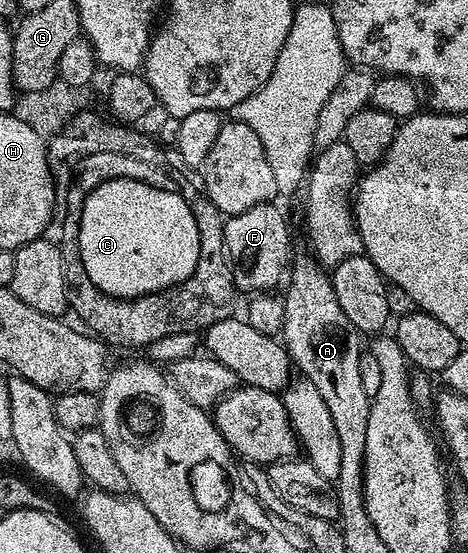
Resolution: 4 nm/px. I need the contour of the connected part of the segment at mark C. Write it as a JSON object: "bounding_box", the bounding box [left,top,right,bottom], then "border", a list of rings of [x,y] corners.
{"bounding_box":[80,178,200,298],"border":[[[116,178],[104,182],[100,186],[93,188],[87,194],[87,200],[84,202],[83,217],[80,218],[80,258],[84,262],[84,270],[87,271],[88,277],[100,288],[106,295],[114,297],[131,298],[135,296],[147,296],[153,292],[160,292],[165,289],[176,286],[184,282],[196,270],[196,262],[200,258],[200,234],[196,230],[196,218],[192,218],[192,210],[188,202],[182,197],[181,191],[160,190],[156,186],[148,186],[144,182],[136,182],[132,178]]]}

